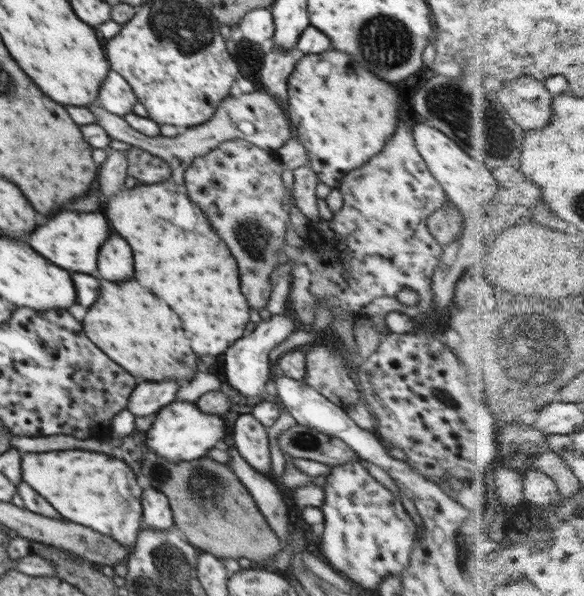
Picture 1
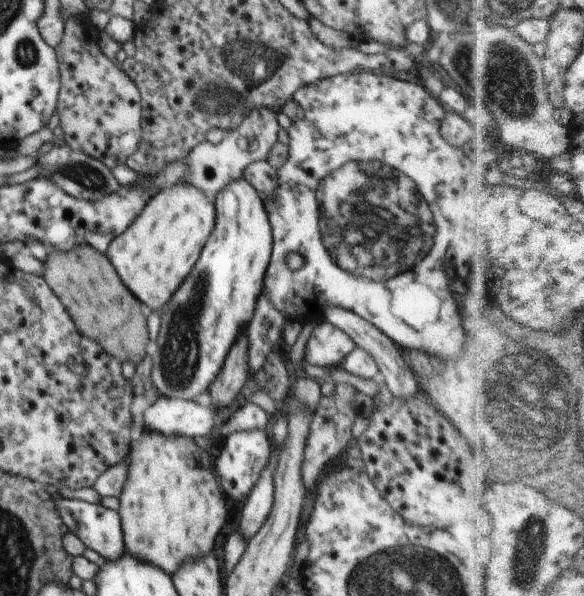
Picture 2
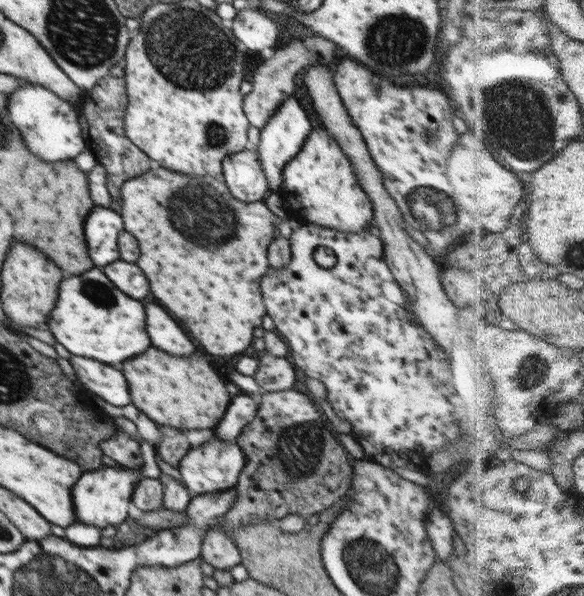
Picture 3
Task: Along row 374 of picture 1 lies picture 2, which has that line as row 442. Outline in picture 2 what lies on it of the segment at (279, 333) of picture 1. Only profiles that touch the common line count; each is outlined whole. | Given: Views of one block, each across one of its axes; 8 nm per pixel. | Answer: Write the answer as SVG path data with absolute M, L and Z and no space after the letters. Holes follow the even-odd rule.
M256 429L249 431L234 432L226 438L222 456L216 464L216 474L220 478L222 490L232 498L232 500L244 500L250 490L256 486L260 478L262 469L267 465L272 452L270 438L266 436L266 431Z

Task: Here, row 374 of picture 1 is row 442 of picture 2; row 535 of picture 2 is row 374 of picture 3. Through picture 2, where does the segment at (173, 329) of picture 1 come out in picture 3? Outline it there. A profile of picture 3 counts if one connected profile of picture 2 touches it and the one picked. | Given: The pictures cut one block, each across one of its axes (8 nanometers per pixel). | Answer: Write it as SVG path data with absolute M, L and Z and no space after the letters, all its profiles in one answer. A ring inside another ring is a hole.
M150 346L144 354L138 354L136 358L122 362L122 372L128 380L132 404L154 422L170 426L173 429L180 429L185 432L190 429L201 430L207 434L222 419L231 401L230 394L226 390L226 384L214 372L214 368L208 364L206 356L200 356L200 354L192 354L188 358L186 356L172 356L172 354L166 354L166 352Z

